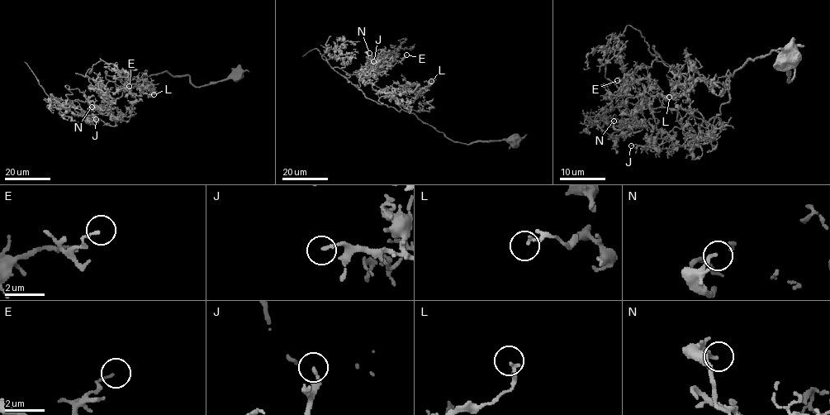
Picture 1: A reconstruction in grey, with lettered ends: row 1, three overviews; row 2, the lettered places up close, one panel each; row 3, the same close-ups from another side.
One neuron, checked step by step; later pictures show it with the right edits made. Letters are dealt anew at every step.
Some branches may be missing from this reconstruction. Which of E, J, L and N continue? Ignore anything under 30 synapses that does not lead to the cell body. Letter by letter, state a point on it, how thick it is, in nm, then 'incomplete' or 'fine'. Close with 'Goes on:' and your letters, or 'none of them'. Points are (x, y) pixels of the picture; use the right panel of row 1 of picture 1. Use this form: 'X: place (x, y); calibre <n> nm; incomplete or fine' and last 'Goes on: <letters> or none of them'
E: place (617, 80); calibre 120 nm; fine
J: place (631, 145); calibre 160 nm; fine
L: place (669, 97); calibre 120 nm; fine
N: place (614, 121); calibre 150 nm; fine
Goes on: none of them

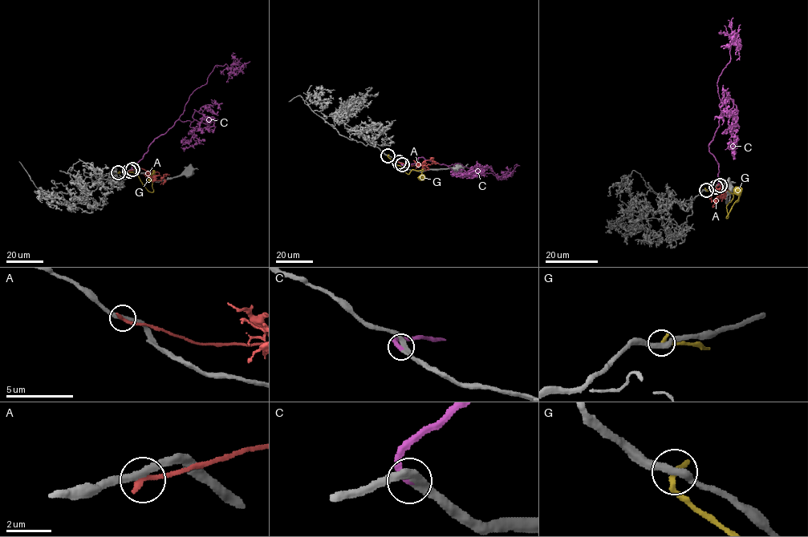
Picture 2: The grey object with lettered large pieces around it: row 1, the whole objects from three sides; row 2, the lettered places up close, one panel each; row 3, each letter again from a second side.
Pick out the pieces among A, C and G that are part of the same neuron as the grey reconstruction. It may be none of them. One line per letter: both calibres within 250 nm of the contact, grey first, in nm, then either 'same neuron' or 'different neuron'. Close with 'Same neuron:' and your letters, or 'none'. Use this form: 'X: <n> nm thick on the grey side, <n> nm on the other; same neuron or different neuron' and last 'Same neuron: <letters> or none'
A: 320 nm thick on the grey side, 280 nm on the other; different neuron
C: 360 nm thick on the grey side, 320 nm on the other; same neuron
G: 360 nm thick on the grey side, 320 nm on the other; different neuron
Same neuron: C

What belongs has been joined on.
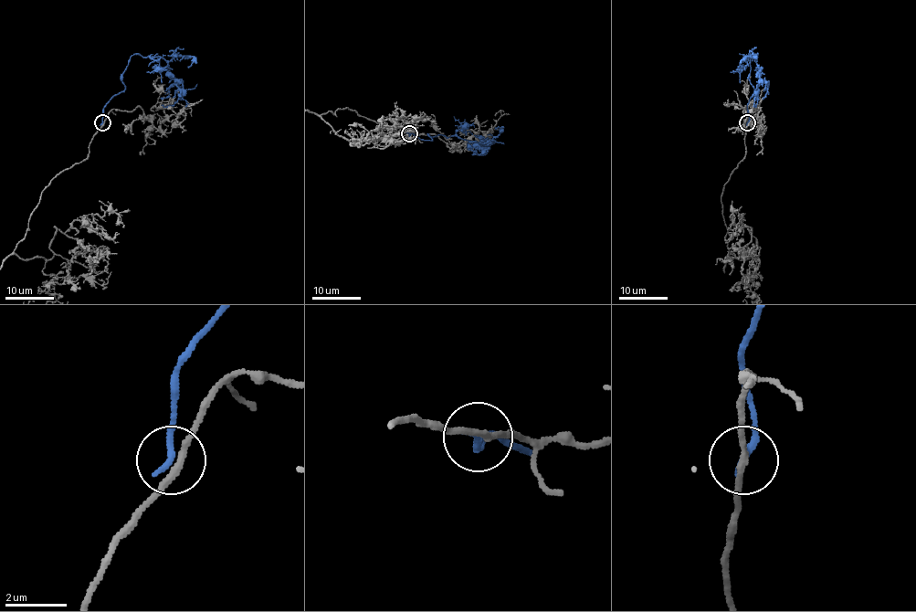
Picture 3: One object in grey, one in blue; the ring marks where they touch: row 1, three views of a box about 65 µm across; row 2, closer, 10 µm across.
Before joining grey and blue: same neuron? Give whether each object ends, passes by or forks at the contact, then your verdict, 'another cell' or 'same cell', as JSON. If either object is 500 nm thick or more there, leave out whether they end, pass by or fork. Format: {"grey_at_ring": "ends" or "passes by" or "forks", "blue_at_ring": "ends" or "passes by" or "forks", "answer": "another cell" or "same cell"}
{"grey_at_ring": "passes by", "blue_at_ring": "ends", "answer": "another cell"}

